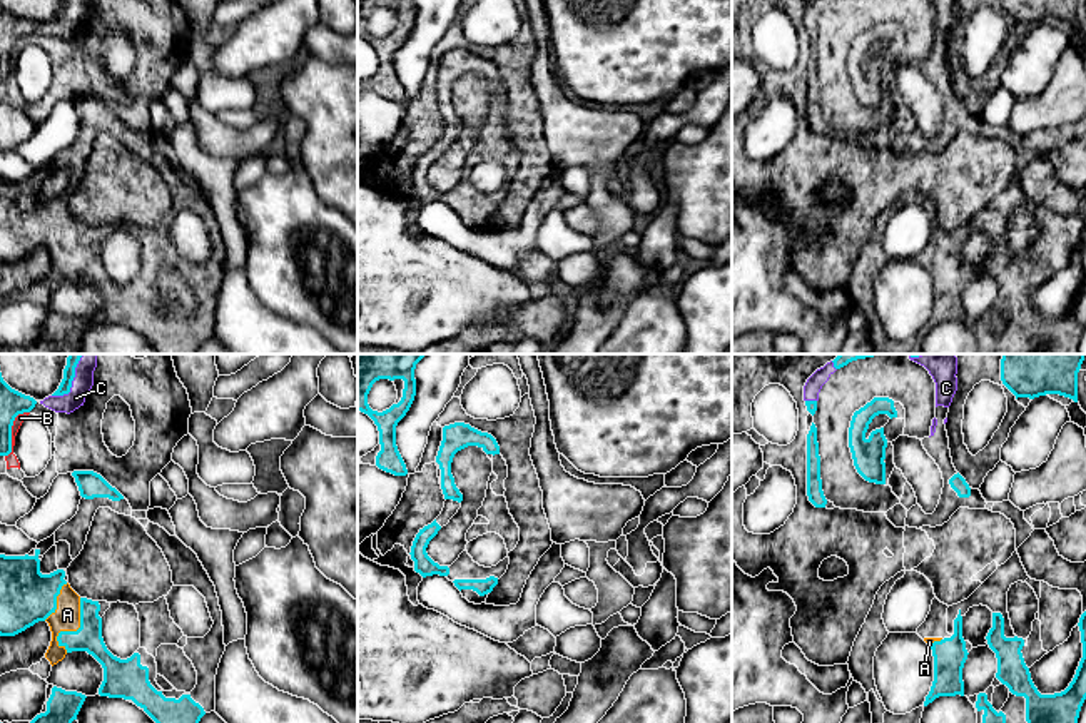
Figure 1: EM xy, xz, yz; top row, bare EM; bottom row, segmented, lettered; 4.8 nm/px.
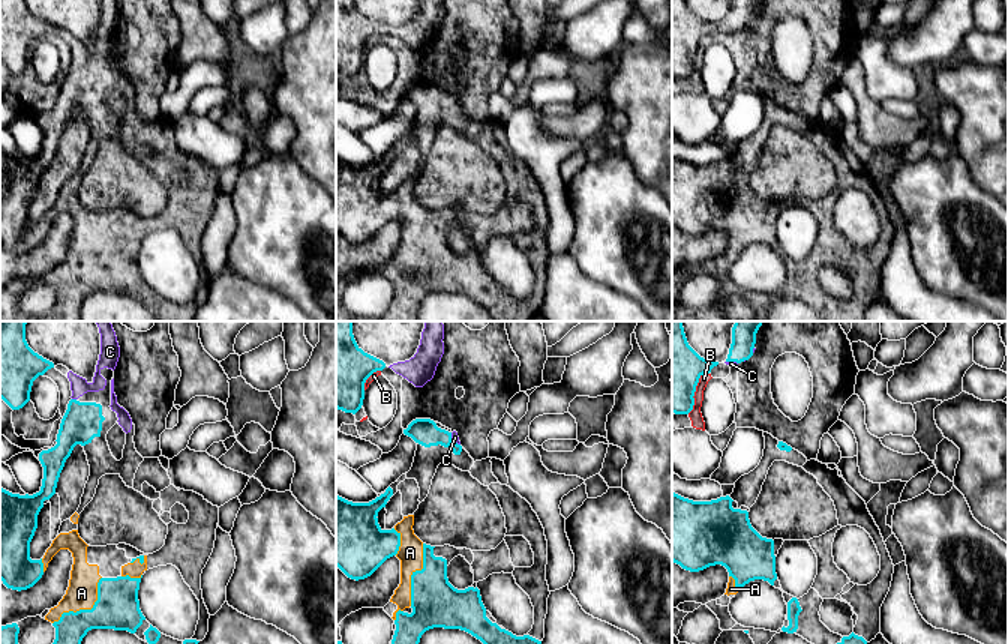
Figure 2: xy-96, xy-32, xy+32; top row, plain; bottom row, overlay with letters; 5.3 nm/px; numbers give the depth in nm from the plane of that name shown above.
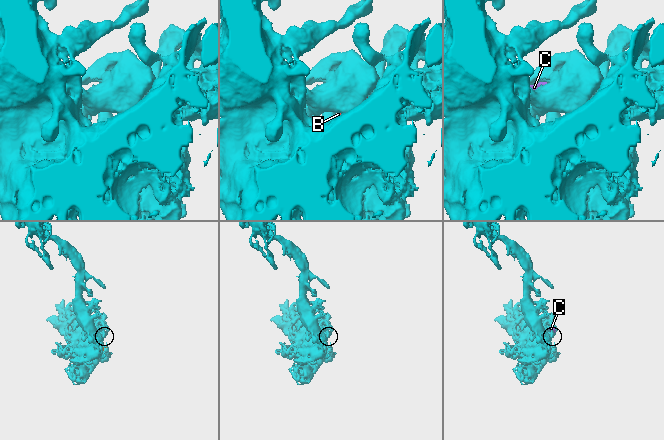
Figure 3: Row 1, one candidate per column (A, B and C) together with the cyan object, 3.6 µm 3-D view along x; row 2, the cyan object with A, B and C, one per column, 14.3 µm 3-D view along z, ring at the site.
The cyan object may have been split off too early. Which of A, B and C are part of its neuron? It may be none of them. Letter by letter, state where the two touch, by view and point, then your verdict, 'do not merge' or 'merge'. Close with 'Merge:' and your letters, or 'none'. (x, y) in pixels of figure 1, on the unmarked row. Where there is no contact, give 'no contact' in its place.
A: meets cyan in xy at (74, 257); merge
B: meets cyan in xy at (10, 57); do not merge
C: meets cyan in xy at (69, 17); merge
Merge: A, C

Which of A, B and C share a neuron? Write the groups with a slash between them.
A C / B

